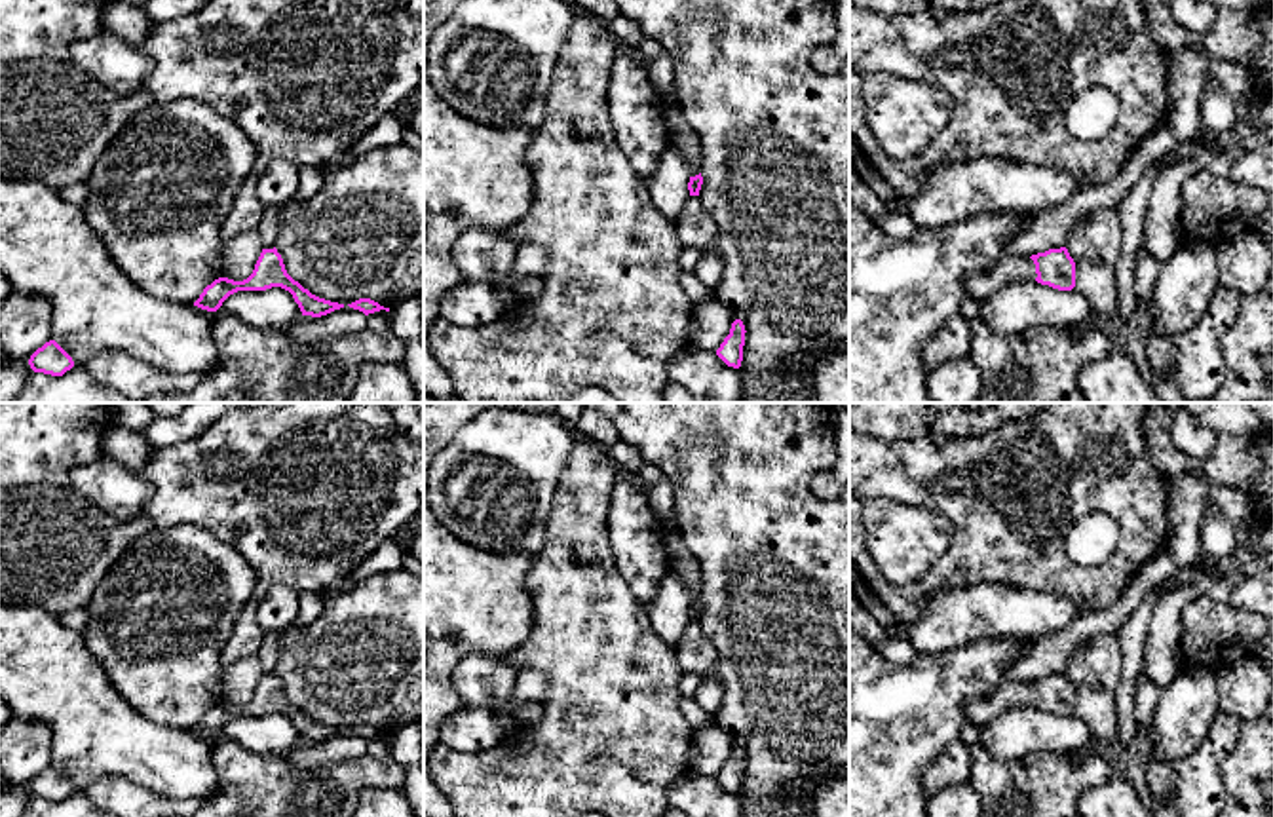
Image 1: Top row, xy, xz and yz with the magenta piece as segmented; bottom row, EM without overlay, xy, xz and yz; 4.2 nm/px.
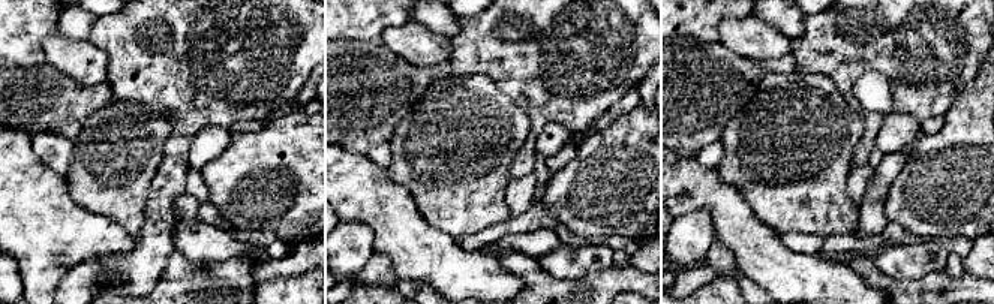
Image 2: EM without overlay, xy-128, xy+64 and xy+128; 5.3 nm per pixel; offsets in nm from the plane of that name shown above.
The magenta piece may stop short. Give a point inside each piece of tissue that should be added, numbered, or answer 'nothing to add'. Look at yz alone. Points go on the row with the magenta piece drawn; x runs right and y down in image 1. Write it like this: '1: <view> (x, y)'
1: yz (1007, 270)

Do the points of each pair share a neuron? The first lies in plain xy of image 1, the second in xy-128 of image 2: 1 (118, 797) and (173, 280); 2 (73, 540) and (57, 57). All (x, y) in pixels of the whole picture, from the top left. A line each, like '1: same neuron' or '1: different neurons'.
1: different neurons
2: different neurons

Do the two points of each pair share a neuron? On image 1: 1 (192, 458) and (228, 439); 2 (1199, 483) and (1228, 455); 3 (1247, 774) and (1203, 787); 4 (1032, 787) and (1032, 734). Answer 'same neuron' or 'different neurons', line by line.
1: same neuron
2: same neuron
3: different neurons
4: different neurons

